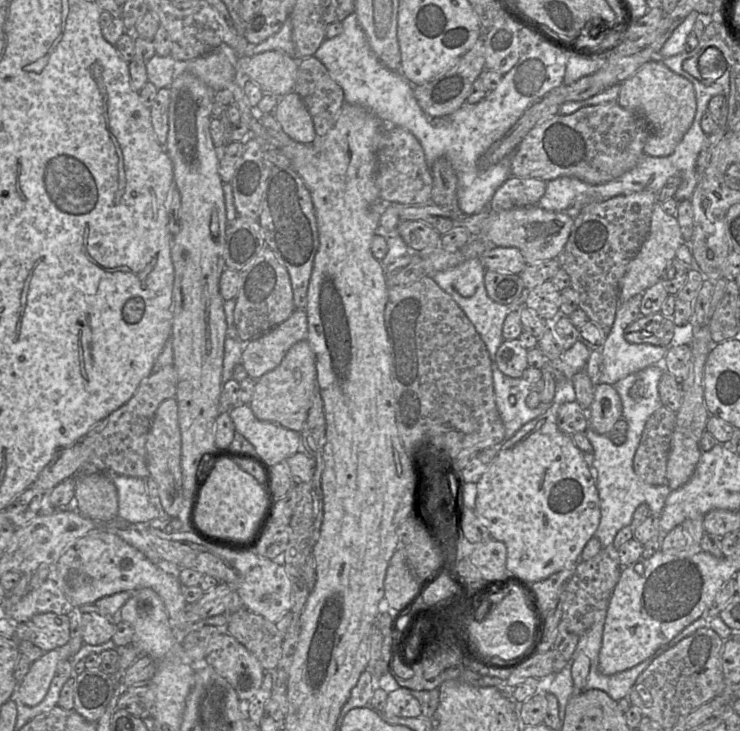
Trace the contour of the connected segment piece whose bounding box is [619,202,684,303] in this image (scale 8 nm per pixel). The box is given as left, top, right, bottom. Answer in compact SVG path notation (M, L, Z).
M657 202L653 208L649 235L620 282L620 303L625 303L660 281L667 264L675 258L677 249L683 243L683 234L676 216L667 214Z

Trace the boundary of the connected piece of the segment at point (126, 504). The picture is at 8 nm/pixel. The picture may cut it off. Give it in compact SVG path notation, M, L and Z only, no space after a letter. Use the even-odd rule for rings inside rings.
M116 474L107 475L118 493L117 517L131 523L148 522L159 518L159 512L150 502L143 479Z

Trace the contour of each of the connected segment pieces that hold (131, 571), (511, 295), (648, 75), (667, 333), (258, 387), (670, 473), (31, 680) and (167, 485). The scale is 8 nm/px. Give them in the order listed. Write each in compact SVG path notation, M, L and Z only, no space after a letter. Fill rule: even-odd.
M101 527L71 543L54 567L57 585L75 606L94 604L105 596L123 591L134 592L142 588L151 588L161 597L169 619L176 619L177 614L187 605L176 575L180 568L160 568L121 537L106 532Z
M489 269L485 271L484 284L489 298L503 305L518 300L525 290L519 274L500 273Z
M660 57L642 65L620 84L617 103L641 116L651 129L644 145L644 153L668 156L691 127L696 115L696 96L693 84L668 68Z
M660 312L642 315L625 329L625 339L634 344L668 347L674 337L675 327L672 317Z
M304 339L288 350L276 368L256 380L249 407L259 420L273 422L300 432L307 419L315 389L317 389L315 355L309 342Z
M674 431L666 469L666 484L672 491L682 487L691 479L701 454L695 439Z
M68 643L65 646L45 652L32 662L29 671L18 684L22 702L28 706L38 705L47 695L58 664L71 656Z
M169 398L159 405L148 433L146 454L149 477L158 485L163 510L170 518L178 517L183 509L184 488L181 471L181 433L175 398Z

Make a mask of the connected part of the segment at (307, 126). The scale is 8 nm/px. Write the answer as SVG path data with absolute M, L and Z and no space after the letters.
M297 93L280 97L272 114L293 141L307 144L315 140L312 117Z

